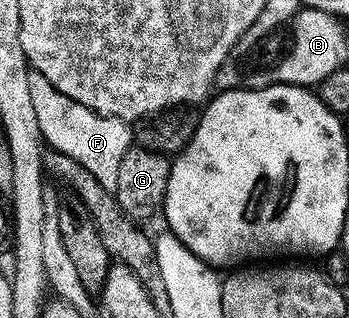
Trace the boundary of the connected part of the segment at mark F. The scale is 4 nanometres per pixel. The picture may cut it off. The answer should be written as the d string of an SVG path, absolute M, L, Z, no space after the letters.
M34 71L29 75L29 95L33 98L33 111L37 111L37 123L44 142L54 152L69 155L69 159L81 163L81 167L101 183L101 187L114 191L121 159L125 159L125 151L133 145L132 126L120 117L103 117L69 99L69 95L61 95L45 75Z

